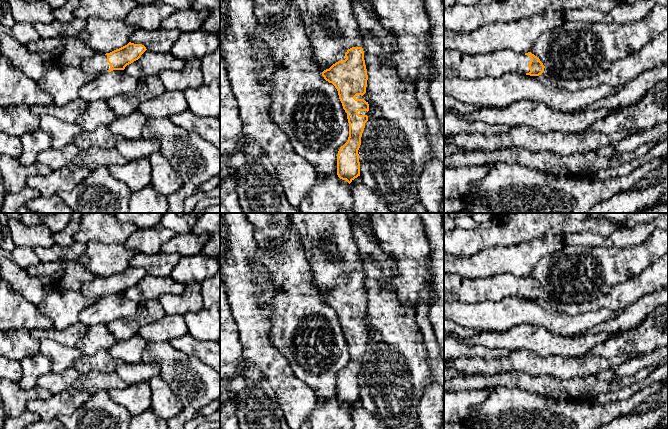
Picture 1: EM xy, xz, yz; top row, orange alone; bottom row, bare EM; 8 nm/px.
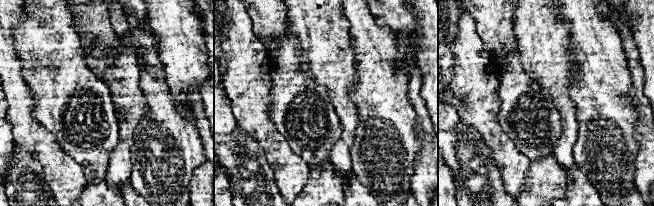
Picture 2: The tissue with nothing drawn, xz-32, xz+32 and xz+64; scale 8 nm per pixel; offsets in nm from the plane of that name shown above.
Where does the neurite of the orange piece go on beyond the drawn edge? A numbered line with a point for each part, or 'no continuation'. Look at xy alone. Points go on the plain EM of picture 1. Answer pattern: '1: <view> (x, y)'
1: xy (97, 288)

